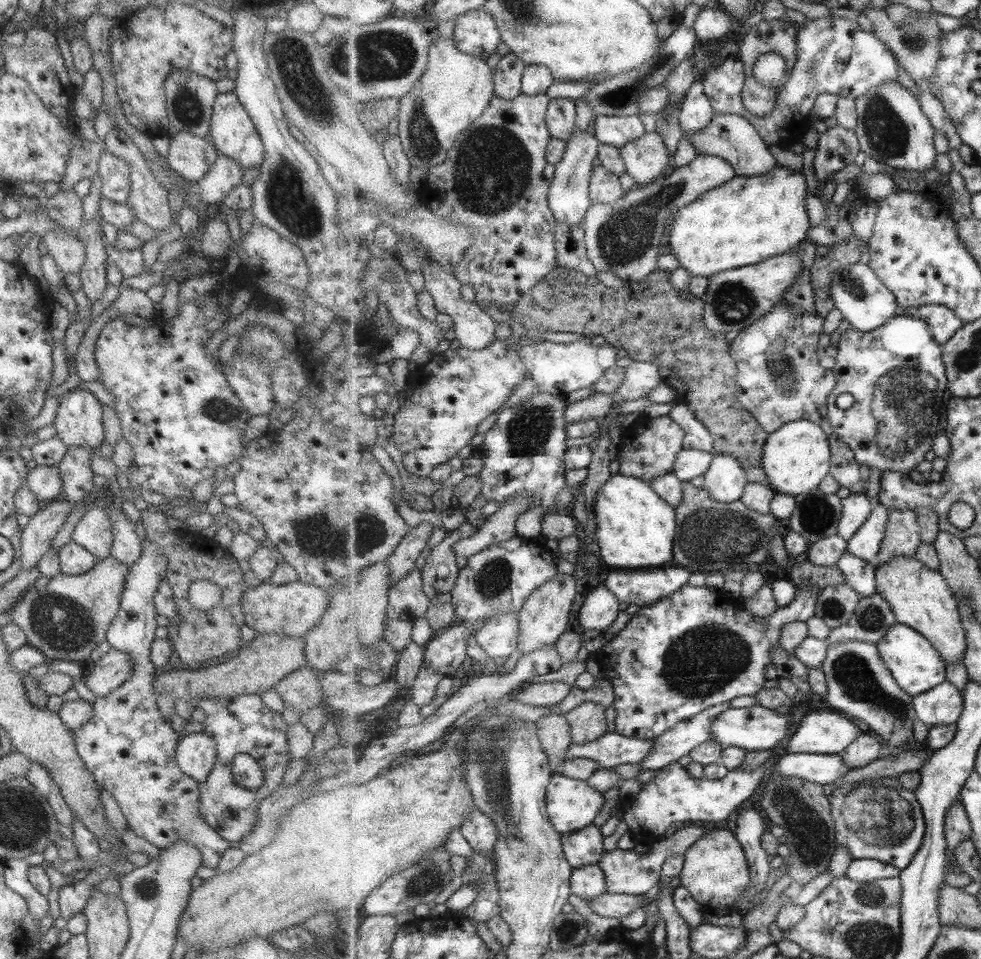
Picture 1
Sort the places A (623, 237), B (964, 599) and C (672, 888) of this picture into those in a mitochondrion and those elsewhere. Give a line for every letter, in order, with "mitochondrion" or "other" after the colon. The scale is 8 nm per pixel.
A: mitochondrion
B: other
C: other

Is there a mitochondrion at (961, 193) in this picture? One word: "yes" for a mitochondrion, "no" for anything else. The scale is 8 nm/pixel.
no

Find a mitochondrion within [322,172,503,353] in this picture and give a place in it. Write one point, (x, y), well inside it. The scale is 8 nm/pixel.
(392, 281)

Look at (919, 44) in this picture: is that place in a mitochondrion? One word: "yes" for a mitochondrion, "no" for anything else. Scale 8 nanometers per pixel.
yes

